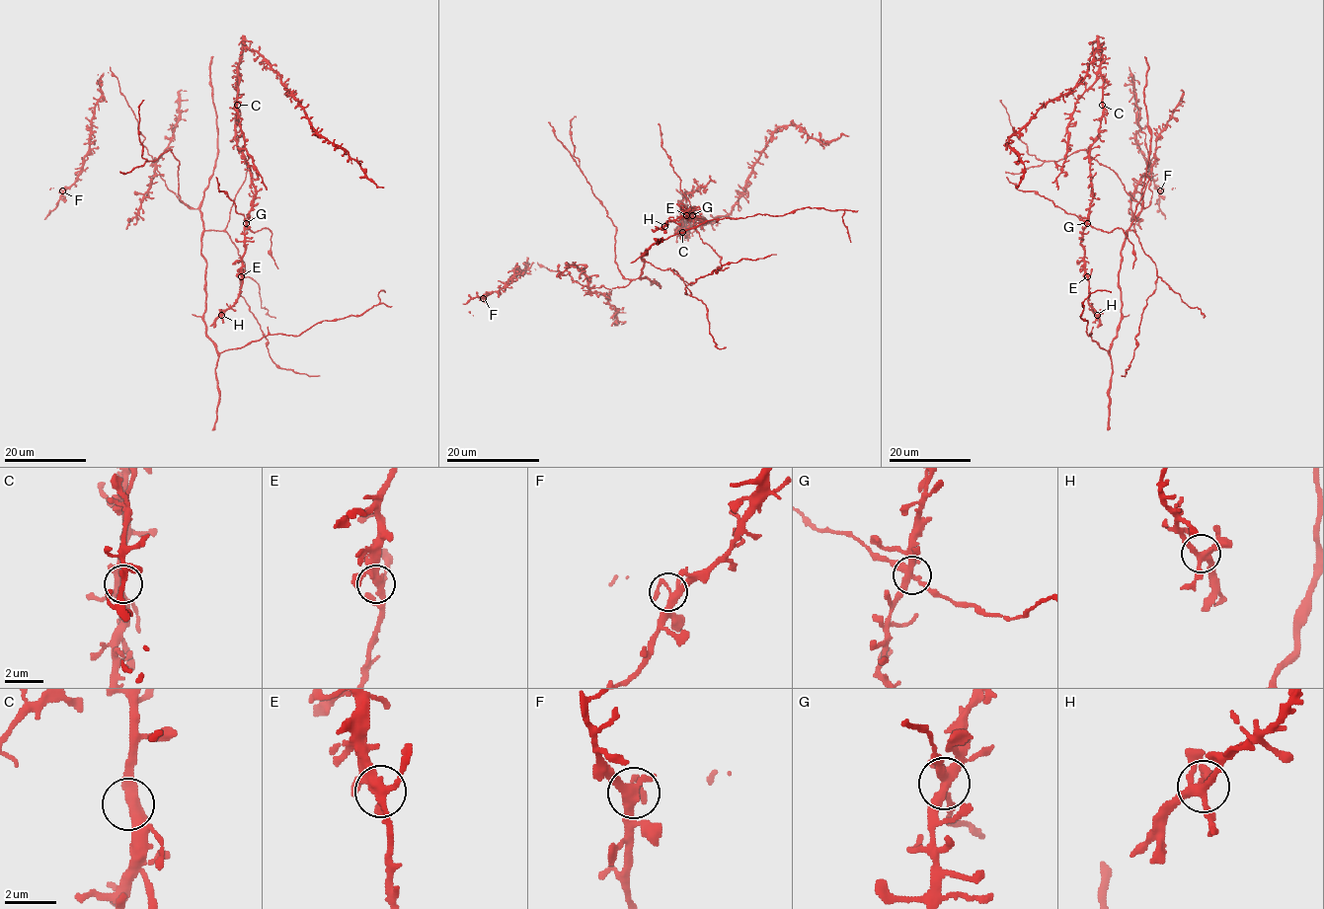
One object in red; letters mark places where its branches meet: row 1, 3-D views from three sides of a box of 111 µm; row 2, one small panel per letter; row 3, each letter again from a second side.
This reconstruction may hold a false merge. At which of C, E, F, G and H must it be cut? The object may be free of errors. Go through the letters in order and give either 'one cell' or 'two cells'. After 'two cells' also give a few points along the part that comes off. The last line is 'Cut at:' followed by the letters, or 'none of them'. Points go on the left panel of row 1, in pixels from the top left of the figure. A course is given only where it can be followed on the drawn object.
C: one cell
E: one cell
F: one cell
G: one cell
H: one cell
Cut at: none of them

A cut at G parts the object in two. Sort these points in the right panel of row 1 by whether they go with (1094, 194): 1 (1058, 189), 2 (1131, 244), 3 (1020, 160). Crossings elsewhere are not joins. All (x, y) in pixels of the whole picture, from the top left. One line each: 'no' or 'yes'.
1: yes
2: no
3: yes

